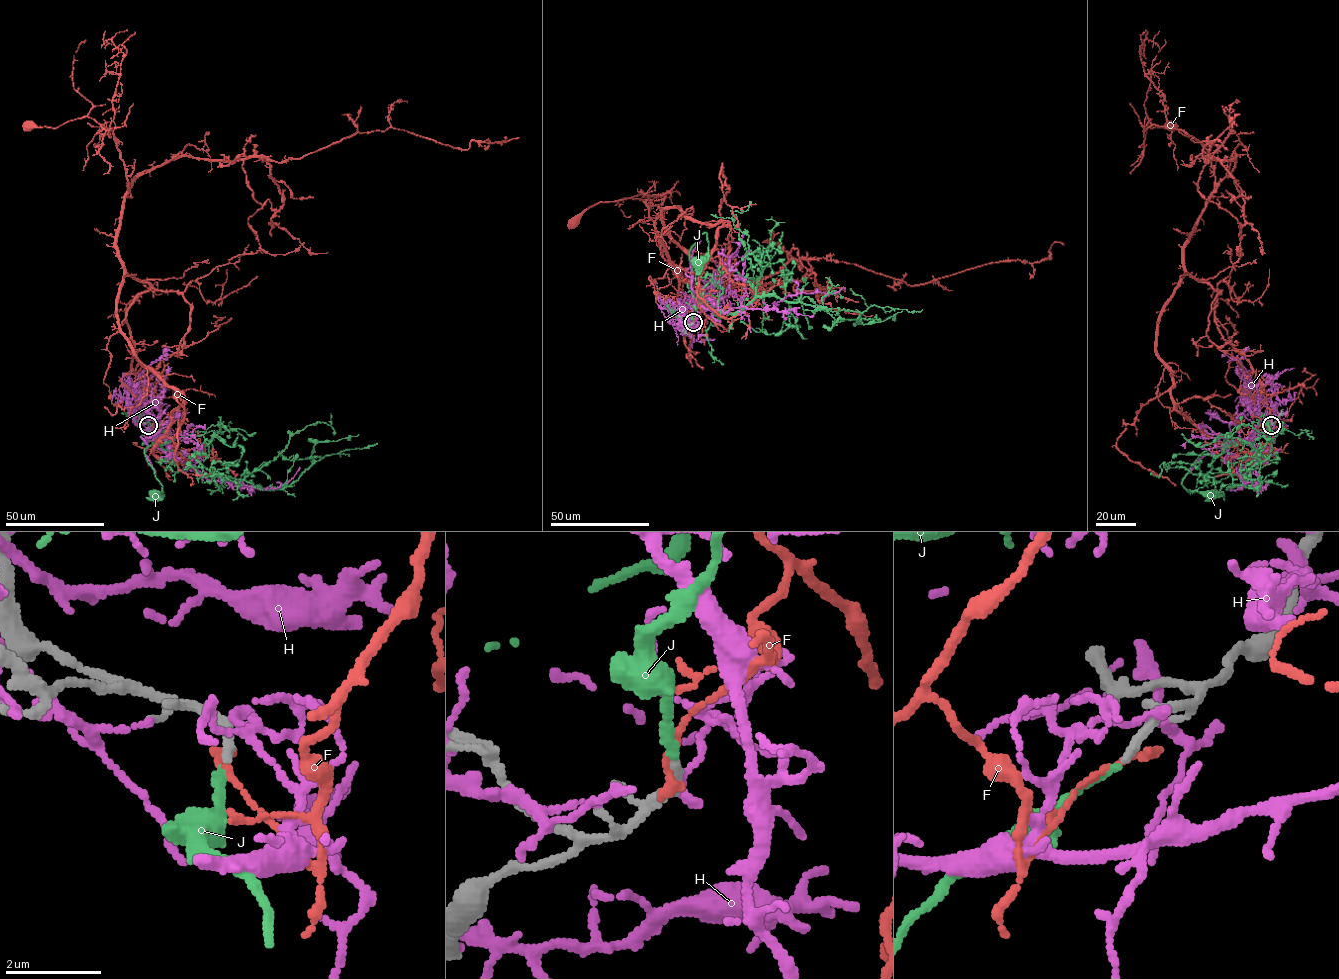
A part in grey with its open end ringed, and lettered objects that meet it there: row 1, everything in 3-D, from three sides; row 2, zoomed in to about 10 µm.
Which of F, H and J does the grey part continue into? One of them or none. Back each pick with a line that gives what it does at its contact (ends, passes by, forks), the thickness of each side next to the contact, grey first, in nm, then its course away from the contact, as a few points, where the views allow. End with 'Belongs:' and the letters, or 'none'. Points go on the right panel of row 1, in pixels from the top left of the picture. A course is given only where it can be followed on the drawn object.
J: it ends there; 180 nm thick on the grey side, 180 nm on the other; it runs (1271, 426), (1251, 443), (1212, 448), (1199, 456), (1182, 484), (1189, 492), (1214, 492), (1216, 495)
Belongs: J

